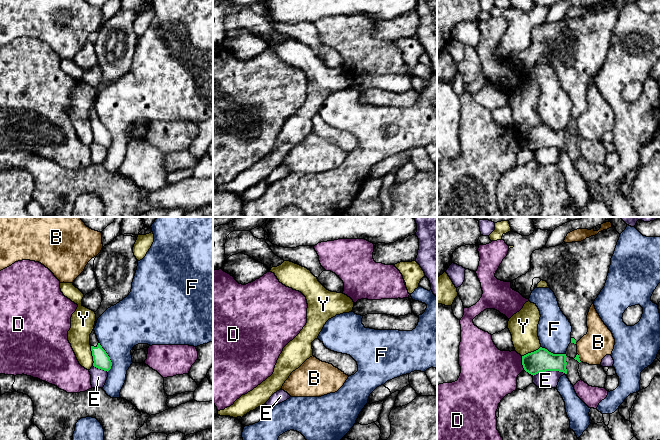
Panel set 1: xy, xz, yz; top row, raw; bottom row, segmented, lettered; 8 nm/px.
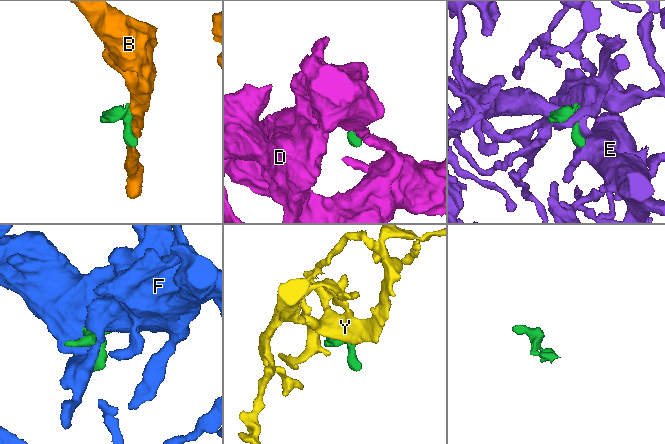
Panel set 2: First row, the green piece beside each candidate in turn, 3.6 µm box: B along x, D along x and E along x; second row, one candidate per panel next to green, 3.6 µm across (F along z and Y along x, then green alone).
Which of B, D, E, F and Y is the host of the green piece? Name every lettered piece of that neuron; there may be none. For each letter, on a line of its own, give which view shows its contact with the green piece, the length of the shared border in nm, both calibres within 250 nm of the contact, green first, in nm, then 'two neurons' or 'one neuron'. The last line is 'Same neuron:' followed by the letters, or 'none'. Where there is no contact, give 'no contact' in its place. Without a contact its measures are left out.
B: contact in yz; length 80 nm; calibres 40 and 240 nm; two neurons
D: contact in yz; length 110 nm; calibres 190 and 380 nm; two neurons
E: contact in yz; length 260 nm; calibres 190 and 140 nm; two neurons
F: contact in xy; length 260 nm; calibres 130 and 360 nm; two neurons
Y: contact in xy; length 160 nm; calibres 130 and 180 nm; two neurons
Same neuron: none

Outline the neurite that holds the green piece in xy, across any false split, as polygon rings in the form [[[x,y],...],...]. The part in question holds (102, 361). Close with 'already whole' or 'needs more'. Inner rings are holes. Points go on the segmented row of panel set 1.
[[[94,329],[90,334],[90,345],[94,361],[93,366],[108,372],[111,369],[112,362],[106,351],[100,345]]]; needs more

